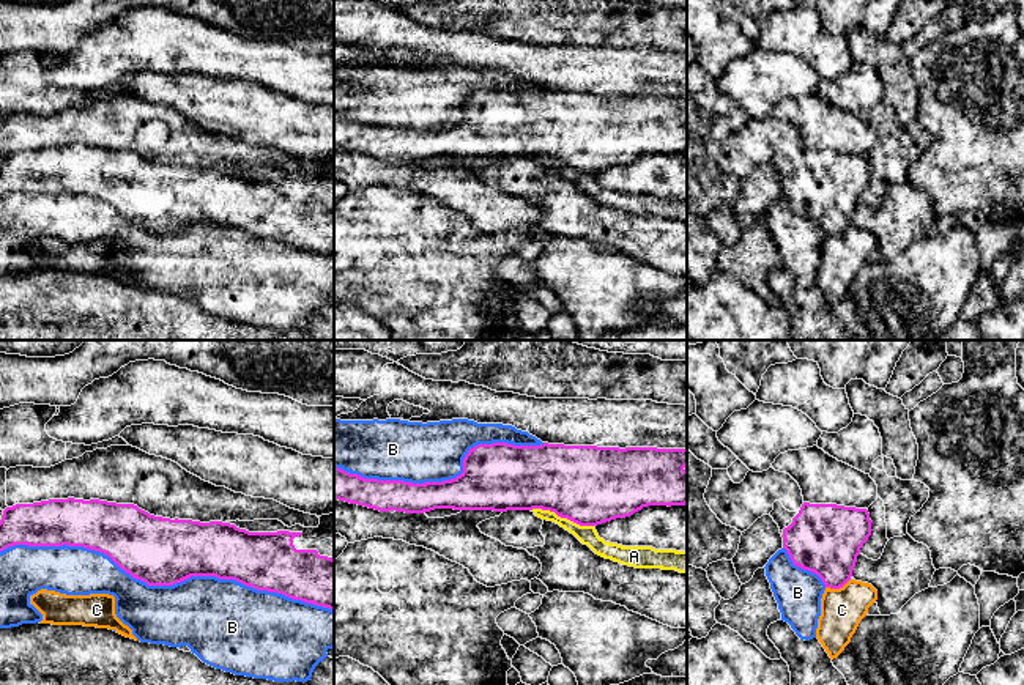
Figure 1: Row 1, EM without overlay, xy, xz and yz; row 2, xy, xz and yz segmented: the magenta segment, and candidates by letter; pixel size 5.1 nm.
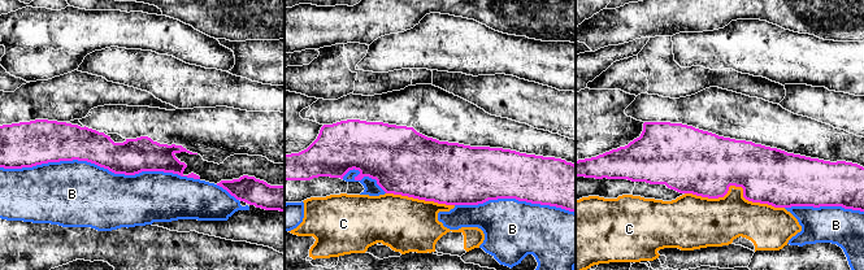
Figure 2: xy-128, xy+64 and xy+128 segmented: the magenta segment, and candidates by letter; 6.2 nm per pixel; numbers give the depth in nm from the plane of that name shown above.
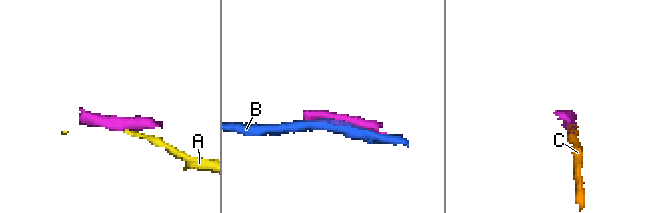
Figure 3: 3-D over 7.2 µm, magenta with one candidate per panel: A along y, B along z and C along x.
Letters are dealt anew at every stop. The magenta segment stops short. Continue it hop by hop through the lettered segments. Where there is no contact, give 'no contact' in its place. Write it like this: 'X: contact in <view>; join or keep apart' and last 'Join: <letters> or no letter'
A: contact in xz; keep apart
B: contact in xy; keep apart
C: contact in yz; keep apart
Join: no letter

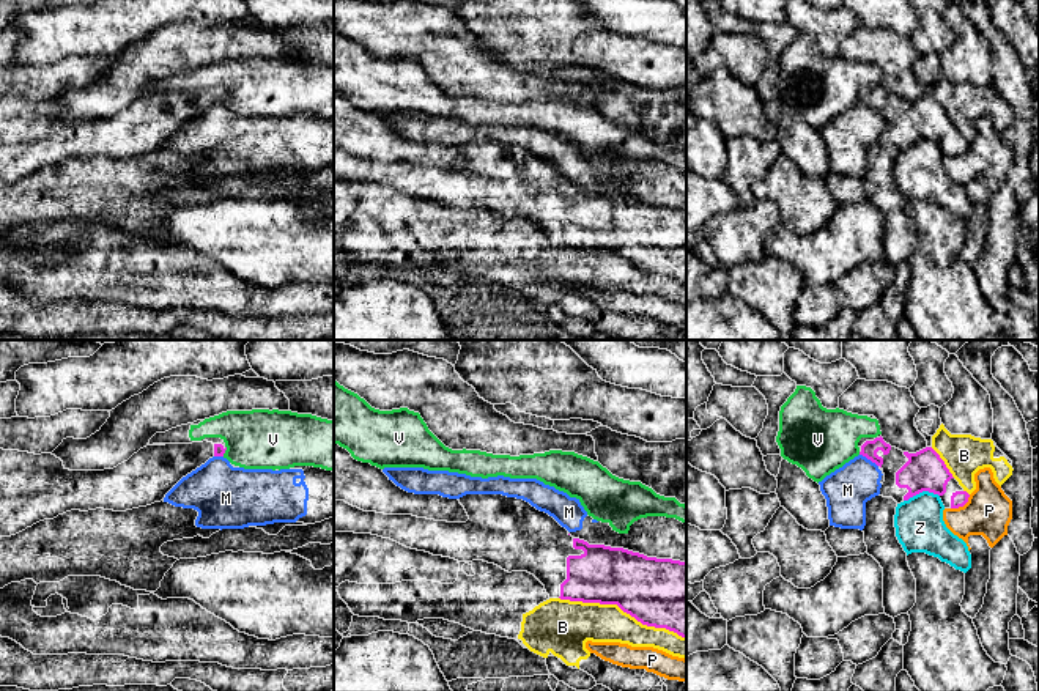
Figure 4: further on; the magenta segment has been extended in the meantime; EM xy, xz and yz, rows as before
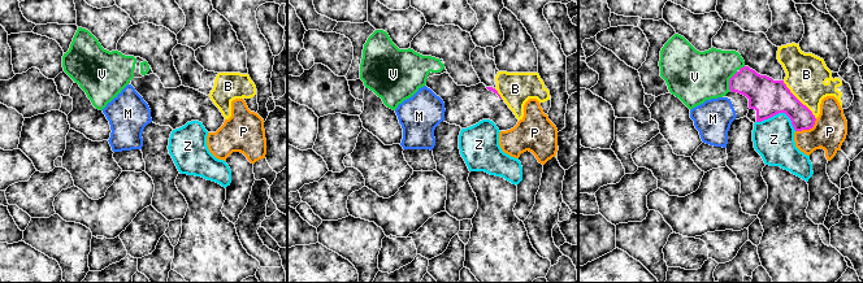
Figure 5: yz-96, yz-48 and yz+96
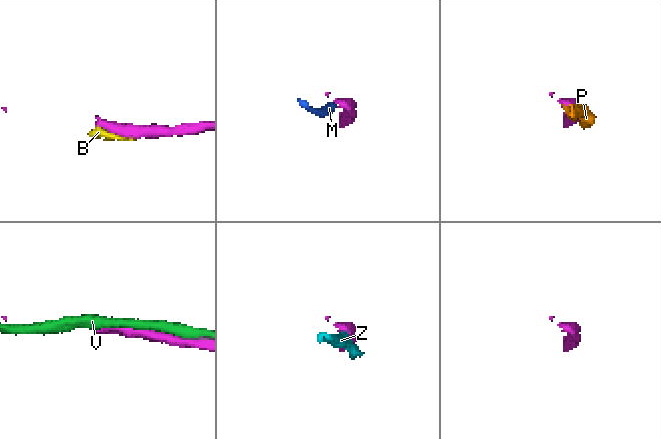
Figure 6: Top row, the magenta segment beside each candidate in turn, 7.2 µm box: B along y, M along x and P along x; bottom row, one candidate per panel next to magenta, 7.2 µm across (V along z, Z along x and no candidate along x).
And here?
B: contact in xz; keep apart
M: contact in yz; keep apart
P: contact in yz; keep apart
V: contact in xy; keep apart
Z: contact in yz; keep apart
Join: no letter

